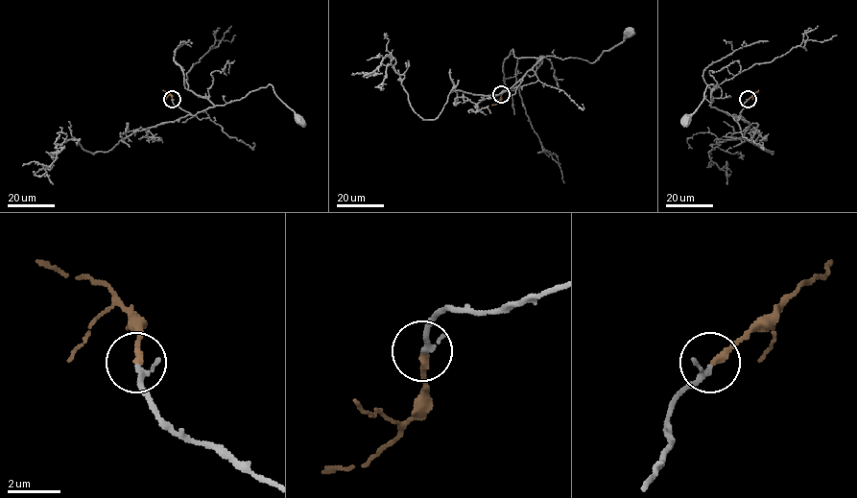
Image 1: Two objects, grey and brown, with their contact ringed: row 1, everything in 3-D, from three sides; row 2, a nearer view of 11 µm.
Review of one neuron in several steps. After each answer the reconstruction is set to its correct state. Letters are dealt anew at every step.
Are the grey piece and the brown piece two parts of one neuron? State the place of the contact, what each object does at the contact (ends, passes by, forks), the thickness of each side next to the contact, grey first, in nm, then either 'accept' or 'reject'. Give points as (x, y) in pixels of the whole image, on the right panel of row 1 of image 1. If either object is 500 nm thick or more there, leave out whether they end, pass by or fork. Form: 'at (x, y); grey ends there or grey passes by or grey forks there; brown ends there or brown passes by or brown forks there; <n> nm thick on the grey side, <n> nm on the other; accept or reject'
at (748, 99); grey passes by; brown ends there; 150 nm thick on the grey side, 260 nm on the other; accept

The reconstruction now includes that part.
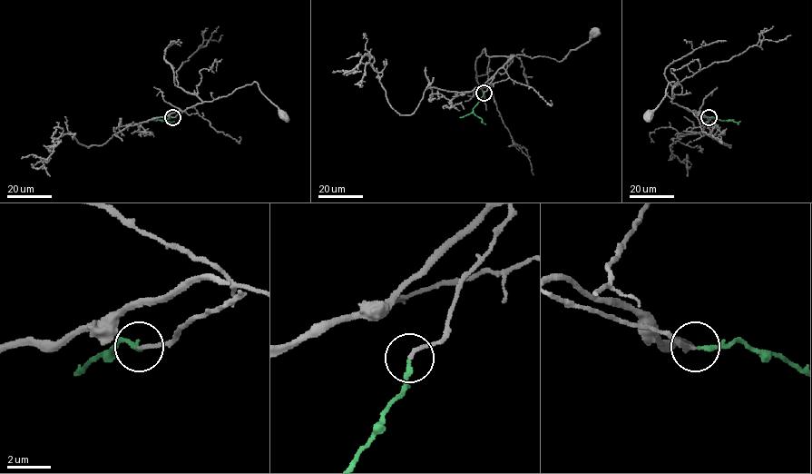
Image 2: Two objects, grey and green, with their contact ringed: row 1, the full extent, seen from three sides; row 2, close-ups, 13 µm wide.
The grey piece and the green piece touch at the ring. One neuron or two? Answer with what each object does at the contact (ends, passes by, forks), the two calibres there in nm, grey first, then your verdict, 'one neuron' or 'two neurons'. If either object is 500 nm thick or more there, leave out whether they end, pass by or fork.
grey ends | green ends | 170/200 nm | one neuron

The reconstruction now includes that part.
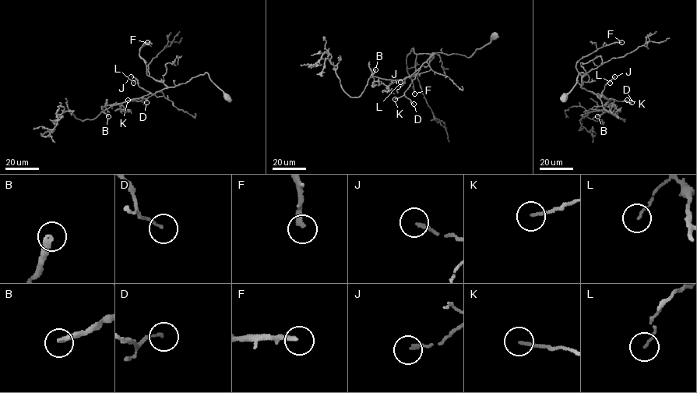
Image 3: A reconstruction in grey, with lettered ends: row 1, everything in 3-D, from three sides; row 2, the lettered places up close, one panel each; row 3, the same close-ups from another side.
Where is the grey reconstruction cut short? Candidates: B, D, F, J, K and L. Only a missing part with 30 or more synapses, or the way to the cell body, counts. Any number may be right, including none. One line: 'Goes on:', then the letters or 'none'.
Goes on: B, F

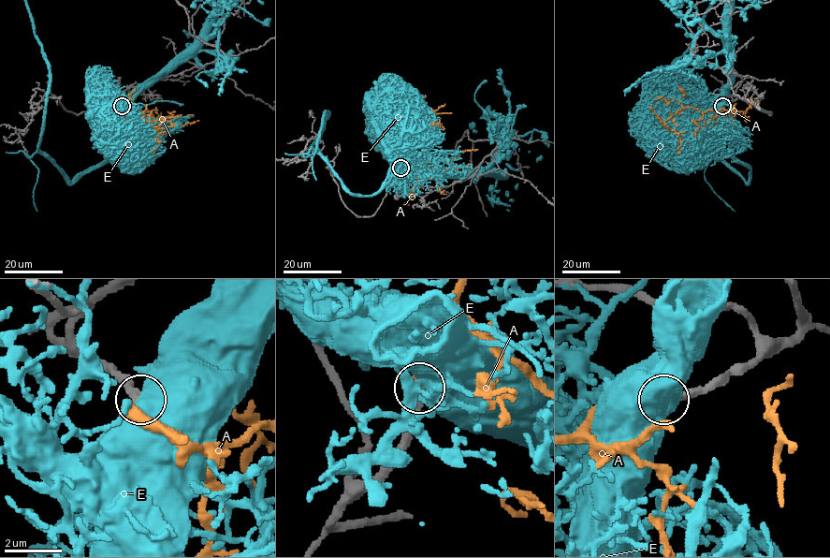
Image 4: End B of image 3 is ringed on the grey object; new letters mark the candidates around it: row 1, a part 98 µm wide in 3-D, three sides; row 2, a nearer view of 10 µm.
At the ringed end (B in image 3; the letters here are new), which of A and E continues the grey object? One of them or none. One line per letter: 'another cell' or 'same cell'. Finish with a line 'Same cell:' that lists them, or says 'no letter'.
A: same cell
E: another cell
Same cell: A

